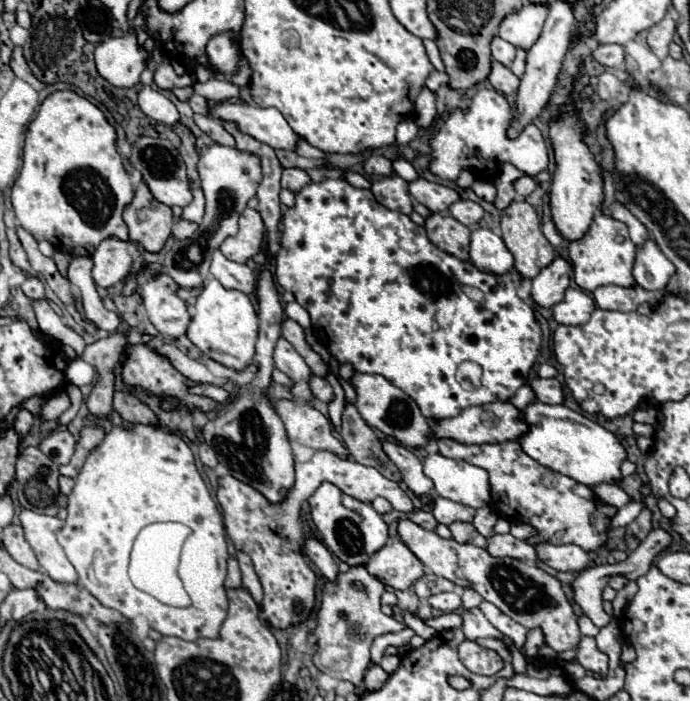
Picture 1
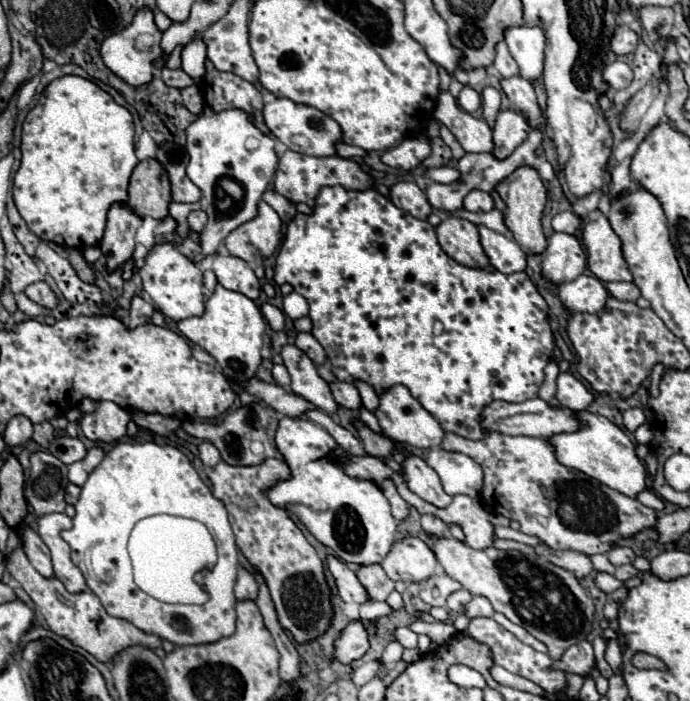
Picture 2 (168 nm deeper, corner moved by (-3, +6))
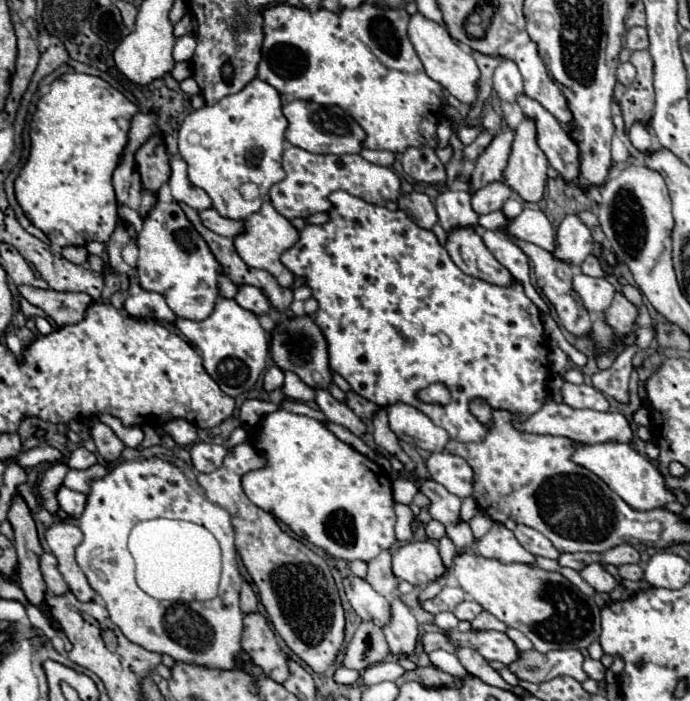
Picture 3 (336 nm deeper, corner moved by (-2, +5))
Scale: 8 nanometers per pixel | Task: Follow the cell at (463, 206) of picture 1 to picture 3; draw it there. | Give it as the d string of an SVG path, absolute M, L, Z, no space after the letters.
M495 181L495 183L489 183L481 189L477 189L475 193L471 193L471 207L475 213L483 215L483 213L491 213L491 211L497 211L503 207L503 203L513 195L513 191L501 183L501 181Z

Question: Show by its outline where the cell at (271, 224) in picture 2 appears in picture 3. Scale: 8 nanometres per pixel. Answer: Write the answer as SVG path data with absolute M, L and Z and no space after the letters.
M263 203L261 209L257 213L253 213L249 219L243 221L243 231L233 239L235 243L235 249L237 249L237 255L249 265L249 267L255 267L255 269L265 269L269 271L277 283L281 287L289 287L293 283L293 273L281 265L279 257L285 249L293 247L297 243L297 229L283 217L279 215L271 203Z

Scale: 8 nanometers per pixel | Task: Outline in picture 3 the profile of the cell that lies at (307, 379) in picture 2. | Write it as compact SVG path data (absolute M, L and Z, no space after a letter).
M317 389L315 391L315 401L319 405L319 409L325 413L325 417L333 423L339 423L343 427L347 427L349 431L353 431L355 435L361 435L365 431L363 421L341 401L337 401L327 389Z

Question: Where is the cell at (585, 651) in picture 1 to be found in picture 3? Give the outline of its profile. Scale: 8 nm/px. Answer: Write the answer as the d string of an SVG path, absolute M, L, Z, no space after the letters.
M561 649L561 651L525 651L521 657L509 665L509 669L525 681L541 683L549 681L559 675L569 675L577 679L579 683L587 679L587 673L583 671L583 655L577 649Z

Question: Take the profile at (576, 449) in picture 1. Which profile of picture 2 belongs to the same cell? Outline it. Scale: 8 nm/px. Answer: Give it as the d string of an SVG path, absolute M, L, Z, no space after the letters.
M578 412L578 418L582 420L582 428L572 434L556 434L548 438L556 448L556 458L560 464L580 470L588 474L590 478L596 478L598 482L636 498L642 490L648 488L648 474L642 464L642 460L636 456L634 442L608 418L592 414L592 412Z

